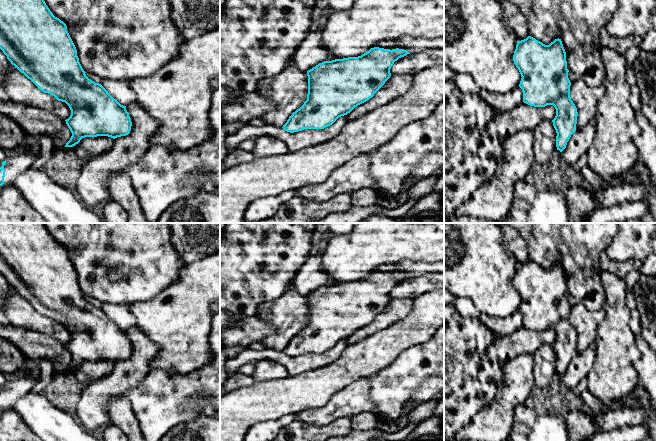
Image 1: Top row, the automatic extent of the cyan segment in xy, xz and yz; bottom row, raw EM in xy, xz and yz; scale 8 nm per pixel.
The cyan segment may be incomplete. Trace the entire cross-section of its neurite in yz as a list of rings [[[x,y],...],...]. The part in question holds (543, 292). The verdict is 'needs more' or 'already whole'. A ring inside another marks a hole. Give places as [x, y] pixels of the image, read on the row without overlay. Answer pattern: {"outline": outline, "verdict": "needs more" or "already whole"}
{"outline": [[[528,260],[517,266],[513,285],[522,301],[519,311],[523,316],[523,326],[534,331],[547,329],[555,331],[556,340],[552,346],[557,357],[556,371],[562,376],[571,359],[576,355],[578,336],[570,321],[571,306],[568,302],[566,276],[561,263],[555,263],[549,269],[545,269]]], "verdict": "already whole"}

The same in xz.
{"outline": [[[371,272],[358,281],[324,285],[307,295],[307,324],[283,349],[287,356],[304,353],[324,353],[339,341],[347,339],[358,329],[368,325],[390,302],[390,293],[399,282],[410,278],[404,273]]], "verdict": "already whole"}

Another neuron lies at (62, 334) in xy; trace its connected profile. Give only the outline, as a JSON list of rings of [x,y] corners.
[[[14,289],[6,294],[5,301],[4,312],[11,325],[50,335],[64,344],[70,341],[71,334],[65,326],[41,315]]]

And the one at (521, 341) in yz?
[[[524,326],[510,335],[497,338],[488,348],[487,358],[493,363],[505,364],[508,360],[525,354],[534,354],[543,344],[553,344],[556,333],[553,329],[534,331]]]

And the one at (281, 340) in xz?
[[[292,284],[273,301],[258,306],[257,317],[272,325],[275,332],[260,342],[266,348],[282,352],[289,341],[307,324],[307,295],[300,294]]]

